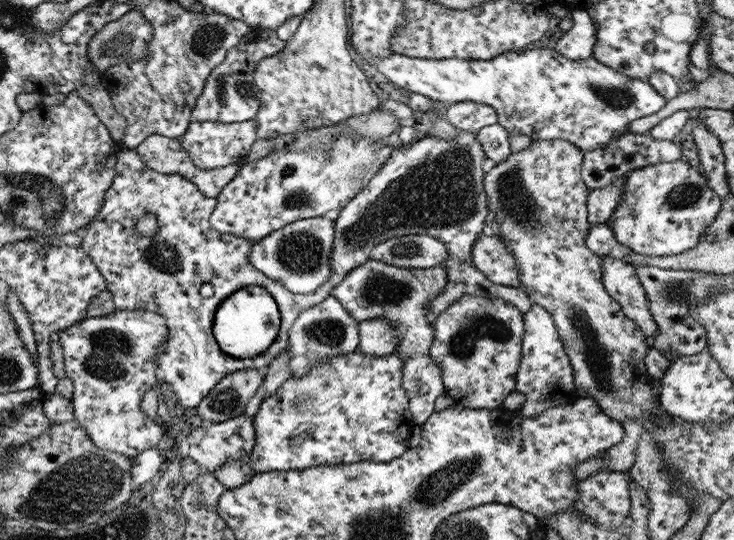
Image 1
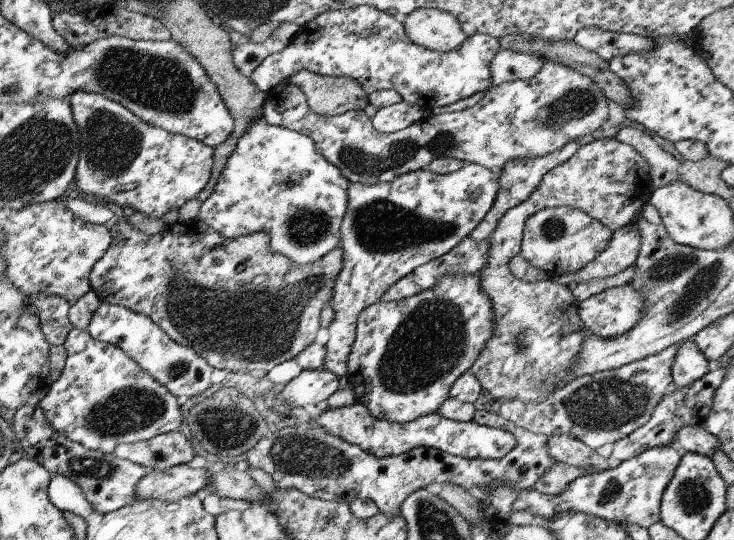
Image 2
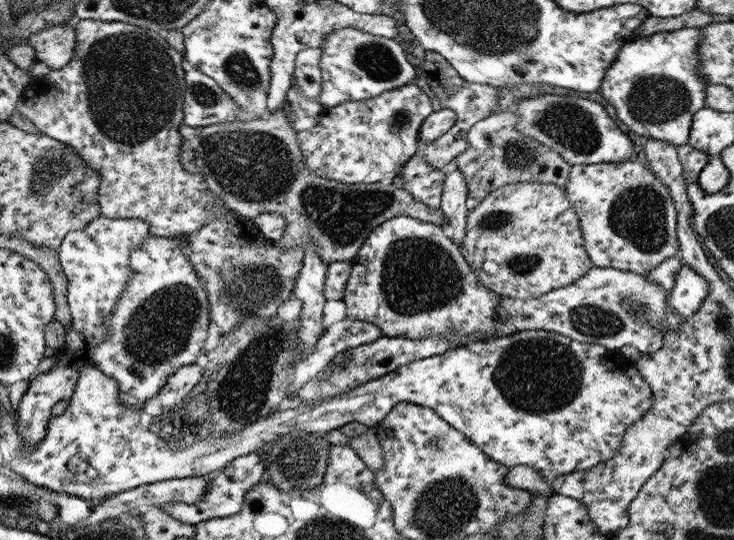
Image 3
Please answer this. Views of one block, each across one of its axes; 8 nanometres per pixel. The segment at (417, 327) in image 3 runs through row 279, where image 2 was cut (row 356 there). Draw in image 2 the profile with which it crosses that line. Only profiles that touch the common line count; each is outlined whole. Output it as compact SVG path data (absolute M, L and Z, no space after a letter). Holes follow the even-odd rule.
M478 274L444 277L430 290L420 291L403 301L378 299L359 312L344 376L353 390L355 403L361 404L372 418L407 423L436 413L448 398L449 388L471 367L494 326L488 297L482 294L478 280Z

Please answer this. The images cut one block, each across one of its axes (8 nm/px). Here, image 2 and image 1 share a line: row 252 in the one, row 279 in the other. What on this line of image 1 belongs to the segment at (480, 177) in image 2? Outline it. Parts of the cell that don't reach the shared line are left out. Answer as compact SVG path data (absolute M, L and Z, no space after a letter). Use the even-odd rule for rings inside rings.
M367 259L347 271L340 283L329 291L346 313L357 322L383 317L394 328L398 340L395 353L402 360L402 387L408 396L408 411L412 421L421 425L434 411L433 402L444 393L439 367L430 359L429 347L433 340L432 319L426 318L426 304L443 292L447 284L446 272L437 265L431 268L399 268L384 262Z

